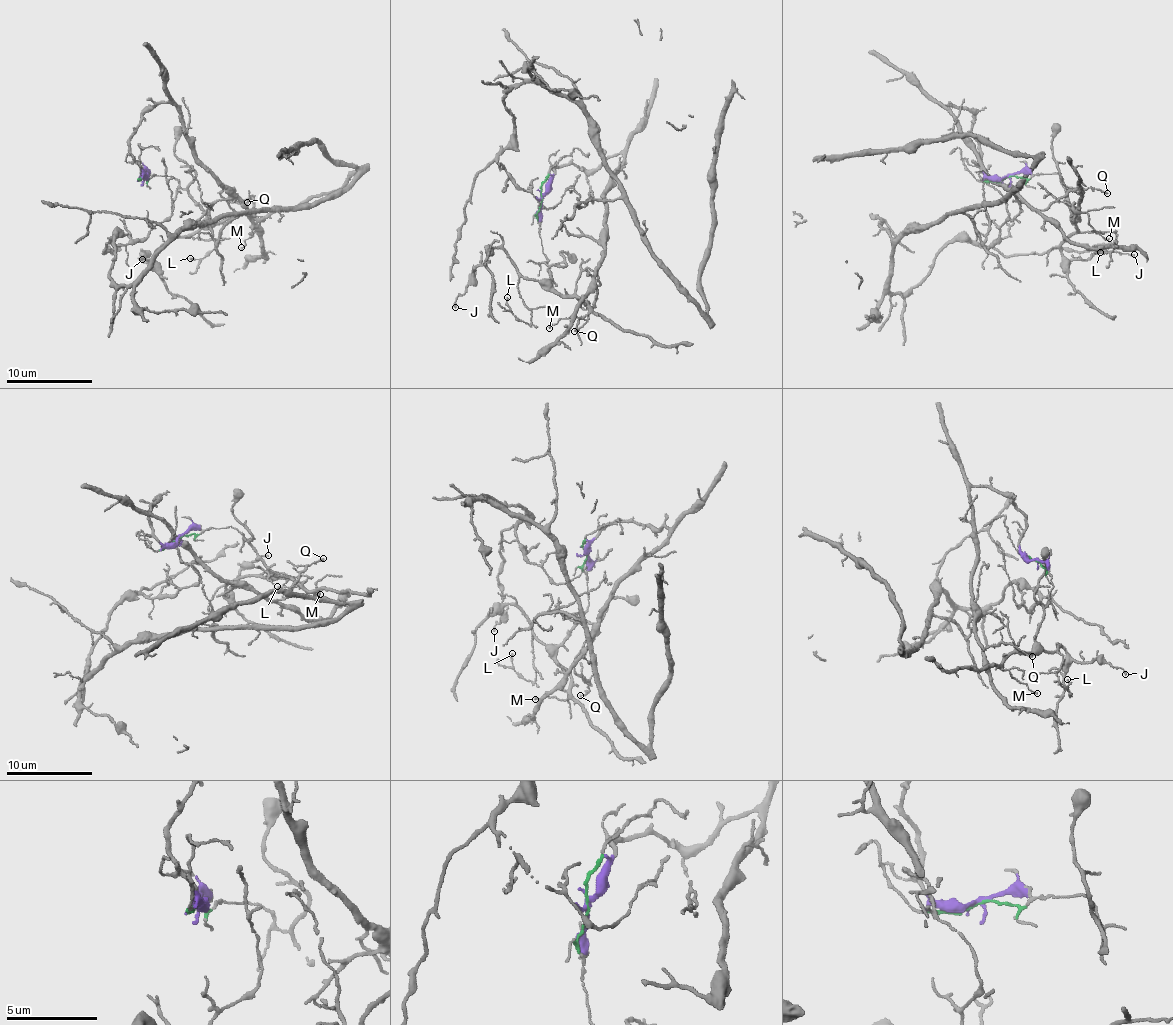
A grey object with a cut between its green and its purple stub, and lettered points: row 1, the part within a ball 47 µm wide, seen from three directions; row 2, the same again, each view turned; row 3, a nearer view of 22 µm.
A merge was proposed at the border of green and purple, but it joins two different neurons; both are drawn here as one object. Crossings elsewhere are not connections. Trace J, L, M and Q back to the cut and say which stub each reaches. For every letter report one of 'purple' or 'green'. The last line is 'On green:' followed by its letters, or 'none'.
J: green
L: green
M: green
Q: purple
On green: J, L, M

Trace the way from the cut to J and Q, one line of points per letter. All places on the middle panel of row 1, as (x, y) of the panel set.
J: (540, 196), (536, 215), (551, 280), (526, 277), (513, 260), (494, 249), (477, 266), (455, 308)
Q: (540, 196), (553, 167), (570, 163), (589, 171), (622, 155), (602, 195), (605, 249), (592, 308), (575, 331)

